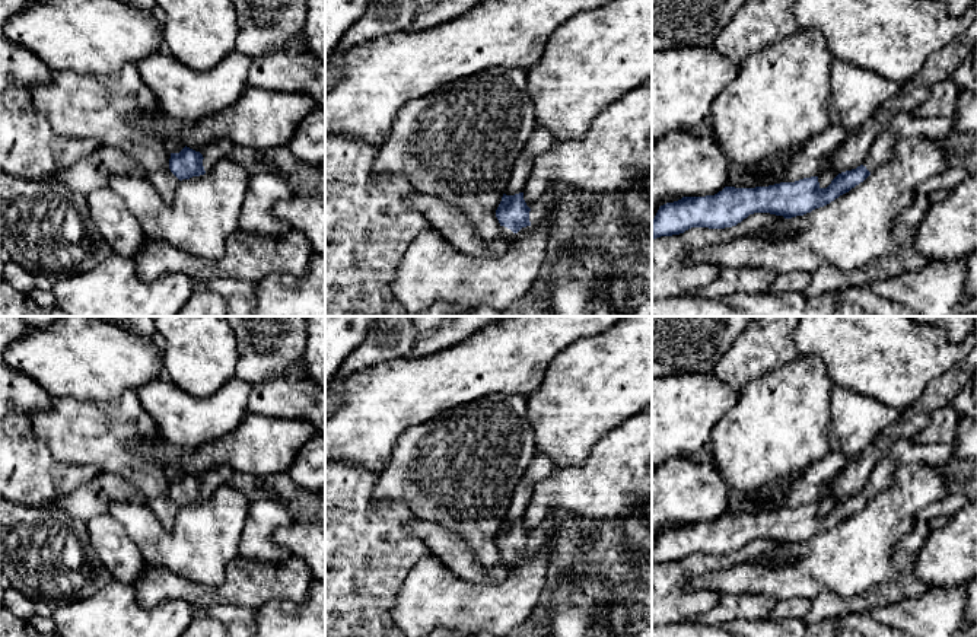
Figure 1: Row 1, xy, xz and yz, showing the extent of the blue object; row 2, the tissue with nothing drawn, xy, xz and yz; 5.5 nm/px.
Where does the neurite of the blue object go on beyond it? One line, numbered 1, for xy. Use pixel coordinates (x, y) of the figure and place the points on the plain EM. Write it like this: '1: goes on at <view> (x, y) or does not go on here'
1: goes on at xy (219, 475)

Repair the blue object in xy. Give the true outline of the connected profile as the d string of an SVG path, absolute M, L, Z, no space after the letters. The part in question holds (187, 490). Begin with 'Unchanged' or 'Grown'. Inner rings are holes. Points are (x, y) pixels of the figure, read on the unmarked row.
Grown. M216 466L204 475L204 480L184 474L179 480L171 480L169 496L179 506L204 501L214 491L229 484L233 477L233 469L229 466Z

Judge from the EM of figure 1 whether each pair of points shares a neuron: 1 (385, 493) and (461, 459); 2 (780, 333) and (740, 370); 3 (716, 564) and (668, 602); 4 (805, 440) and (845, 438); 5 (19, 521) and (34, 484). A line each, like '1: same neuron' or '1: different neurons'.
1: same neuron
2: same neuron
3: same neuron
4: different neurons
5: different neurons

